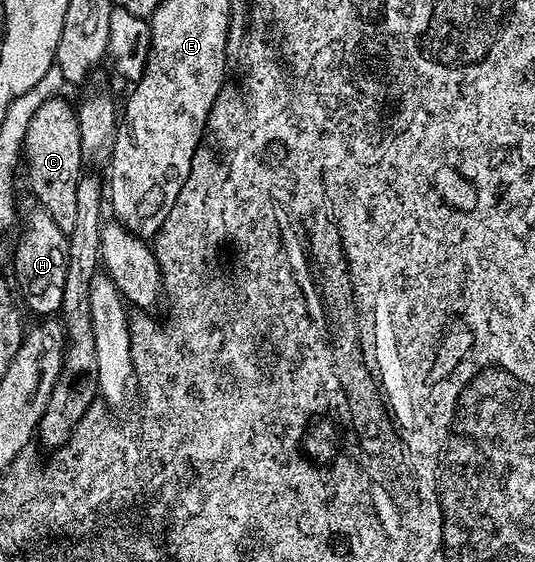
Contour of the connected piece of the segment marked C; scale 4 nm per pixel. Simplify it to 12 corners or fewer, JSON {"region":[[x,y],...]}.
{"region":[[54,96],[22,146],[36,203],[66,236],[84,156],[76,109]]}

